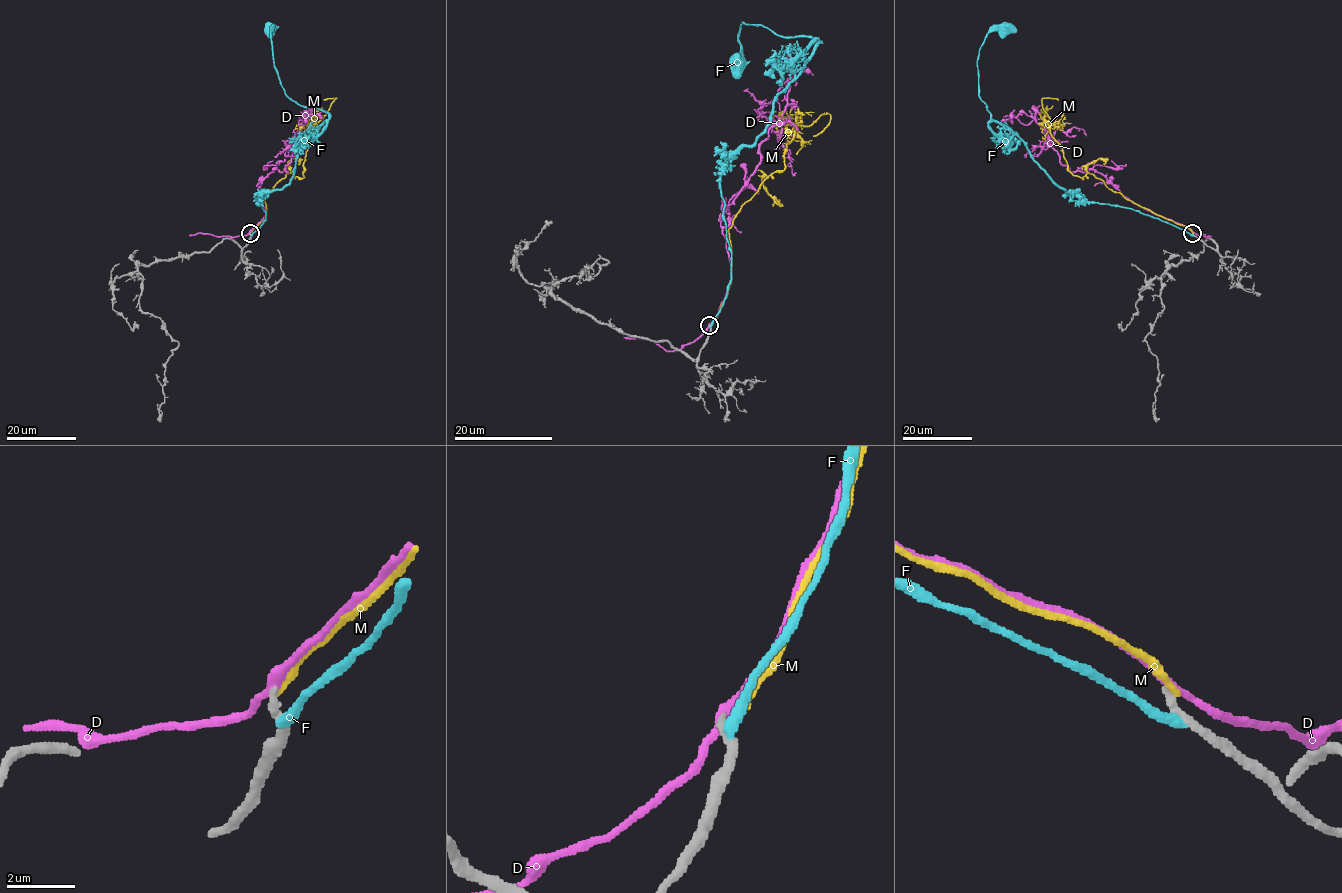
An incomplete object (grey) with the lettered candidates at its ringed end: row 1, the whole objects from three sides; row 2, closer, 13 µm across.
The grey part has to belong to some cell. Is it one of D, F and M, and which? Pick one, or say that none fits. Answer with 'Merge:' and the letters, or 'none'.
Merge: none

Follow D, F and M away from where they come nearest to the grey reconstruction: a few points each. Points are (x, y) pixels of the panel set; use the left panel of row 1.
D: (250, 232), (266, 213), (258, 185), (273, 170), (286, 171), (306, 112), (306, 119), (297, 121)
F: (251, 235), (266, 217), (258, 199), (289, 182), (301, 146), (329, 118), (288, 96), (274, 64), (268, 27)
M: (250, 232), (266, 217), (267, 192), (287, 174), (302, 178), (313, 126), (336, 98), (323, 100)

